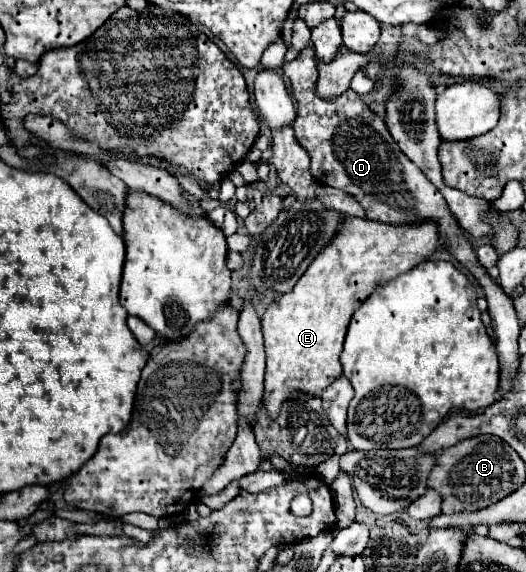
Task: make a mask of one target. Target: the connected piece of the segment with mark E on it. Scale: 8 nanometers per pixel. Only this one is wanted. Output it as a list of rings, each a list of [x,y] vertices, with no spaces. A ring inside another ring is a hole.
[[[359,217],[345,219],[333,243],[329,243],[329,247],[325,247],[321,255],[317,255],[317,259],[309,265],[301,281],[295,285],[295,289],[275,299],[267,307],[265,315],[261,317],[265,355],[267,355],[263,401],[269,413],[269,419],[277,419],[281,411],[281,403],[285,403],[291,397],[291,391],[305,391],[309,395],[321,397],[323,389],[327,389],[335,379],[343,375],[339,355],[343,349],[343,339],[345,339],[351,315],[377,289],[379,283],[395,279],[401,273],[407,273],[409,269],[425,261],[437,249],[437,245],[439,245],[439,235],[437,235],[437,223],[433,221],[423,225],[397,227],[397,225],[385,225],[385,223],[359,219]]]

